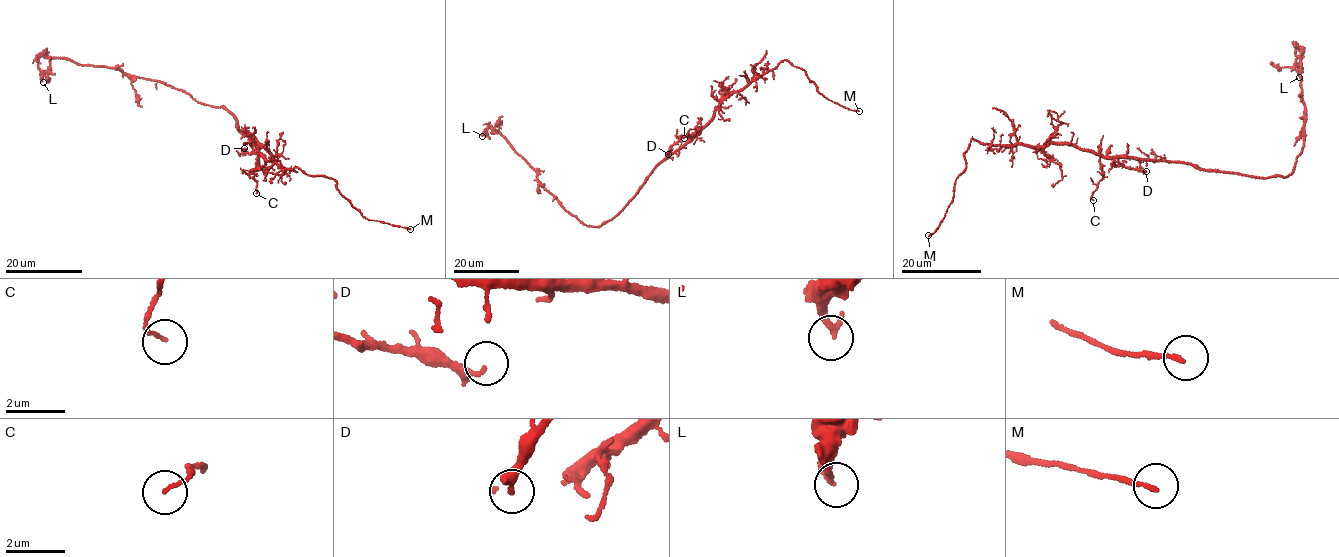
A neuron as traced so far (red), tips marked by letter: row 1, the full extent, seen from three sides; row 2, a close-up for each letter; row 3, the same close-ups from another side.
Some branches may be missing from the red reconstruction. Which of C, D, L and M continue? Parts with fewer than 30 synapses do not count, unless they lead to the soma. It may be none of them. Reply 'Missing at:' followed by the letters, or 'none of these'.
Missing at: M

